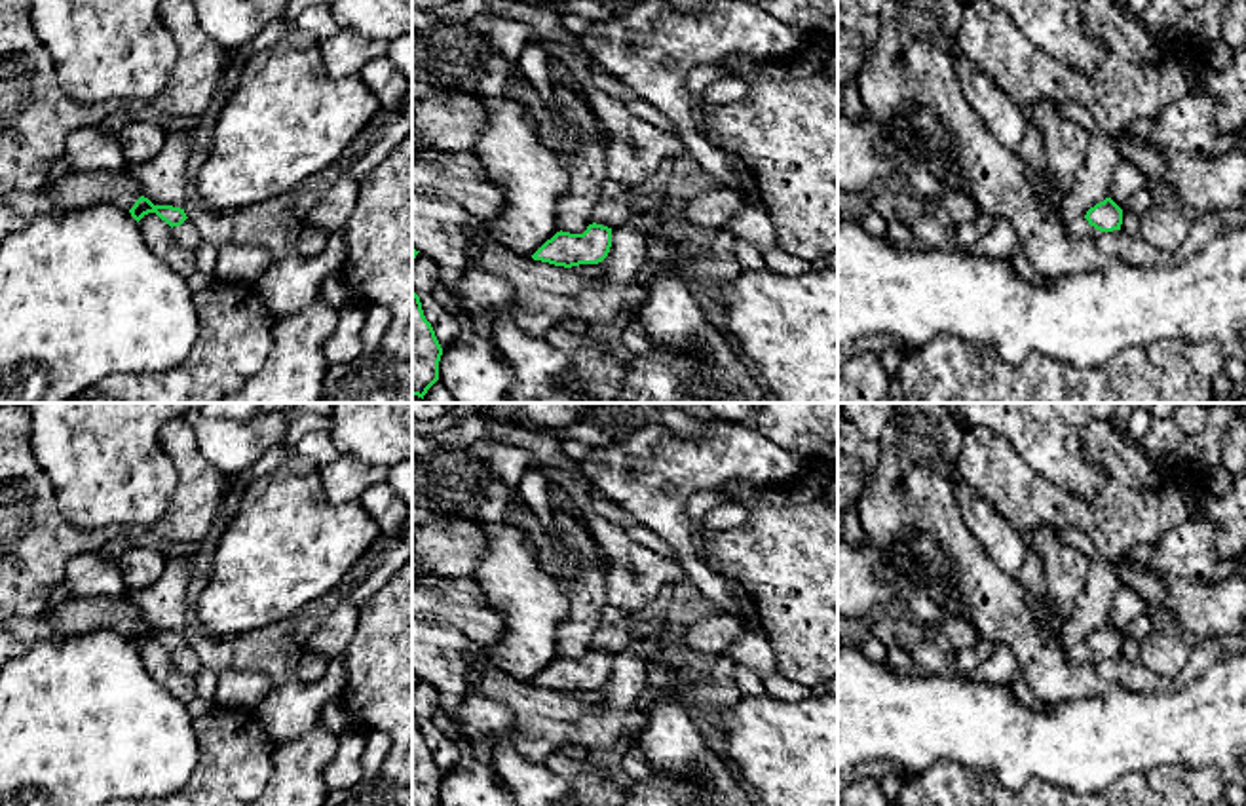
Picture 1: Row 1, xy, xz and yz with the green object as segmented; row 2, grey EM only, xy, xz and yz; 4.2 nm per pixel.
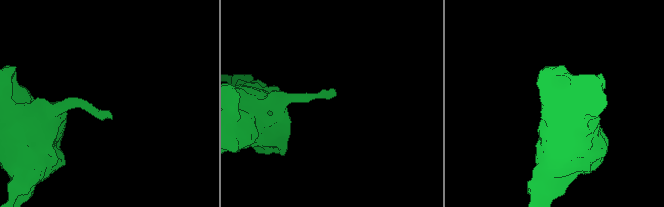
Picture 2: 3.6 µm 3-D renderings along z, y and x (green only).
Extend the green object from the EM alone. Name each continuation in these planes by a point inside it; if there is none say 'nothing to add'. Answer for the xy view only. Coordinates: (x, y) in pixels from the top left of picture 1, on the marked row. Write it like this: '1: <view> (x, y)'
1: xy (187, 234)

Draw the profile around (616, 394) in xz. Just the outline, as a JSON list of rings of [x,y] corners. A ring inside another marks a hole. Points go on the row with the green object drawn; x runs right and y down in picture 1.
[[[623,384],[612,388],[591,386],[591,393],[598,403],[629,403],[631,395],[625,392]]]

